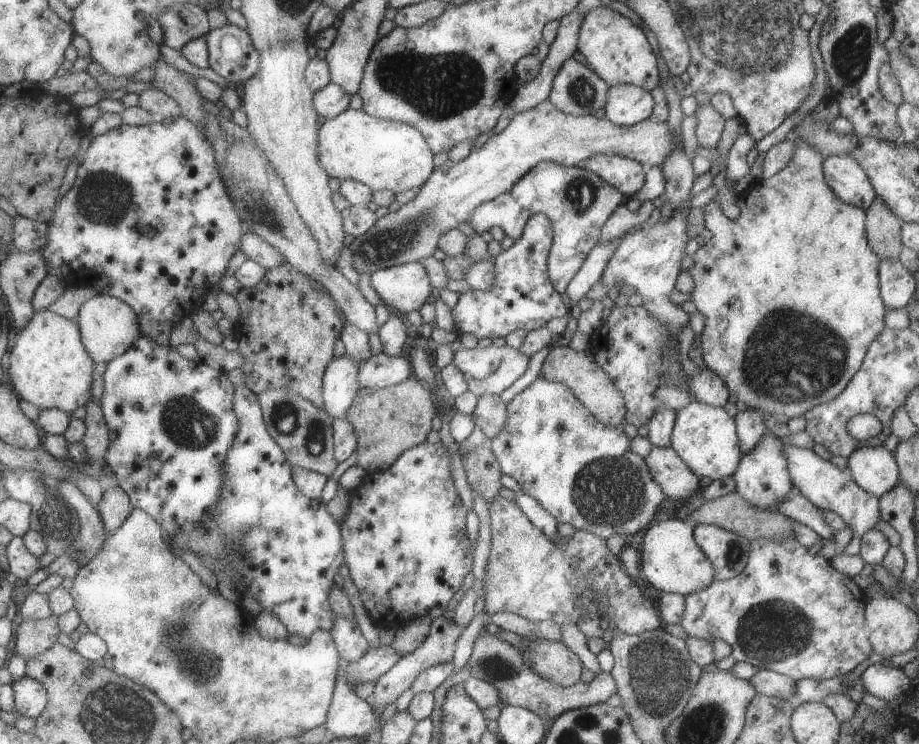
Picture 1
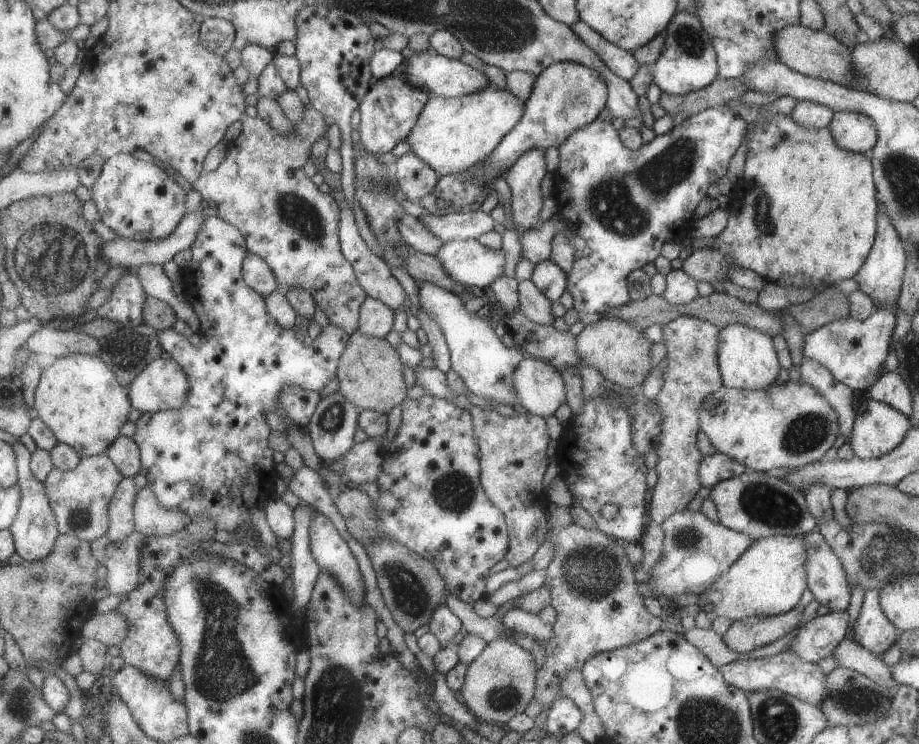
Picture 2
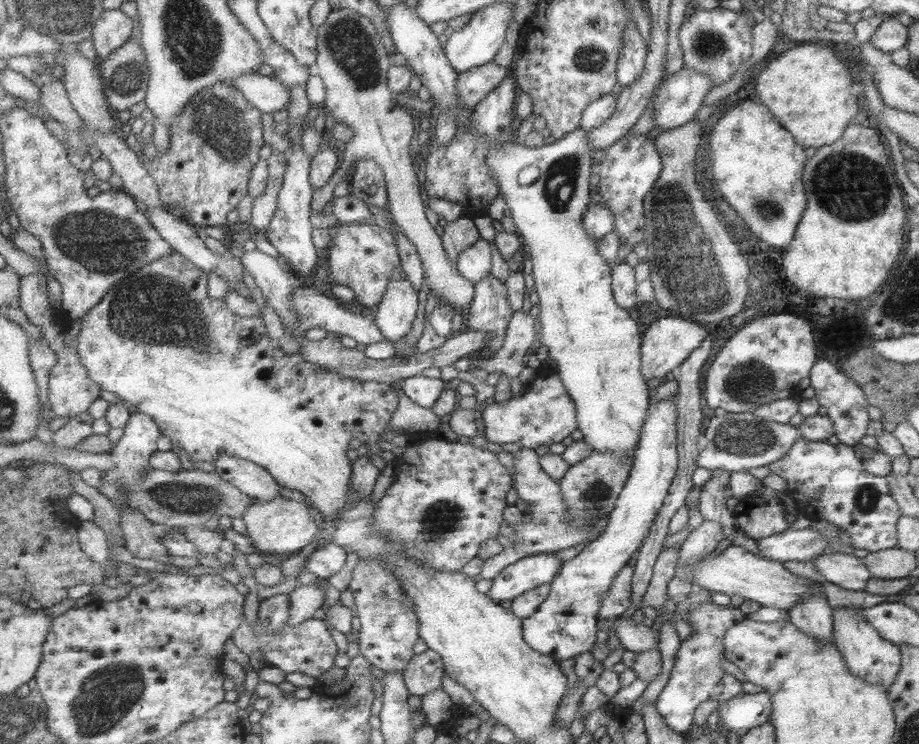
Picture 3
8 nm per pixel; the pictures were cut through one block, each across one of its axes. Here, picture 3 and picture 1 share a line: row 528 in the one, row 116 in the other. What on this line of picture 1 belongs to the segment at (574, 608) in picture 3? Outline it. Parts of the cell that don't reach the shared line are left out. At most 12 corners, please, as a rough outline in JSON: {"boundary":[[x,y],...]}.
{"boundary":[[609,86],[604,116],[631,126],[651,114],[650,91]]}

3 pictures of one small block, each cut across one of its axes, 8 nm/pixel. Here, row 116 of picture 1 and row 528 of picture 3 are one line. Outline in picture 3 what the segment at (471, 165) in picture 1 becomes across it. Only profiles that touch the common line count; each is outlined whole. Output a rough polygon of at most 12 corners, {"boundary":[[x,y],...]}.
{"boundary":[[539,453],[513,455],[514,486],[527,503],[513,548],[484,561],[494,580],[530,555],[588,543],[560,481]]}

